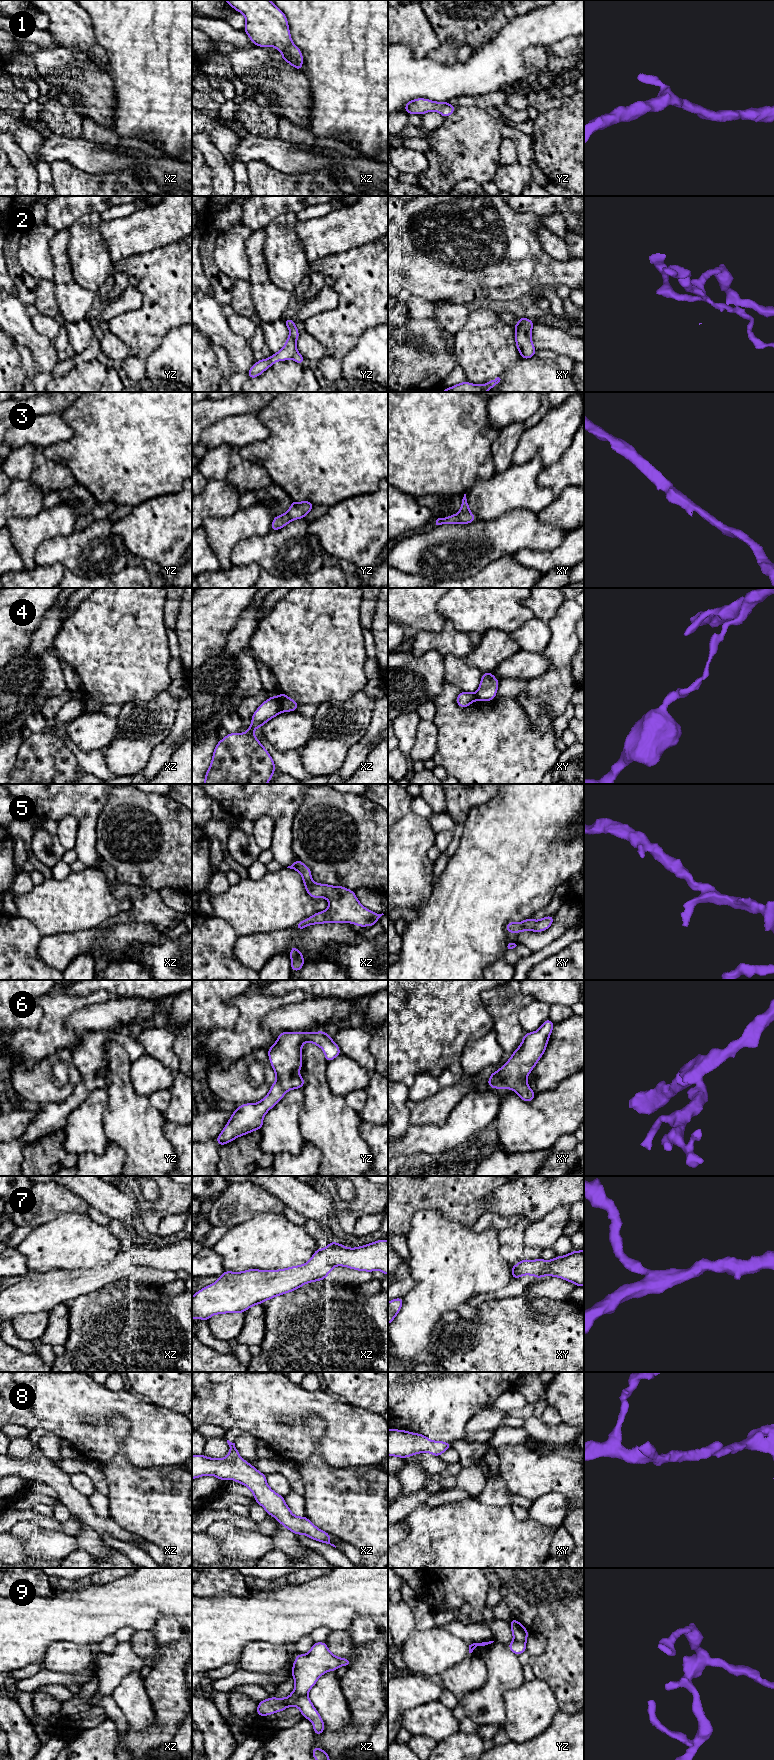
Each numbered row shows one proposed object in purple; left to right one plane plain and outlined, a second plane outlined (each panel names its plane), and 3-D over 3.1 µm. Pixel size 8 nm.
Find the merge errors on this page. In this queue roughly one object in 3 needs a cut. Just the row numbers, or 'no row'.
4, 9

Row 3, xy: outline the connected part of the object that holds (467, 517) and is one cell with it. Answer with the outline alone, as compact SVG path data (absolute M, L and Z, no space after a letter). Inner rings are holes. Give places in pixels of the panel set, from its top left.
M464 494L459 512L456 515L450 515L446 518L438 518L436 520L436 525L469 524L475 520L476 520L476 517L471 513L468 506L468 501L466 499L466 494Z

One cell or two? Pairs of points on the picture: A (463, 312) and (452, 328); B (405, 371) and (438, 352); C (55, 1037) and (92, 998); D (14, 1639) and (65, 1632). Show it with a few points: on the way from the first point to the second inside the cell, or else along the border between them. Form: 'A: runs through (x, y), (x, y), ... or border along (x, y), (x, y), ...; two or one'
A: runs through (459, 316), (452, 324); one
B: runs through (413, 371), (419, 371), (430, 360); one
C: runs through (55, 1024), (55, 1021), (74, 1002), (79, 1001); one
D: runs through (27, 1632), (52, 1632); one

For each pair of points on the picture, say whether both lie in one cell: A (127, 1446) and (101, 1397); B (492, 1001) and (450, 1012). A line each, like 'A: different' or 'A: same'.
A: same
B: different

